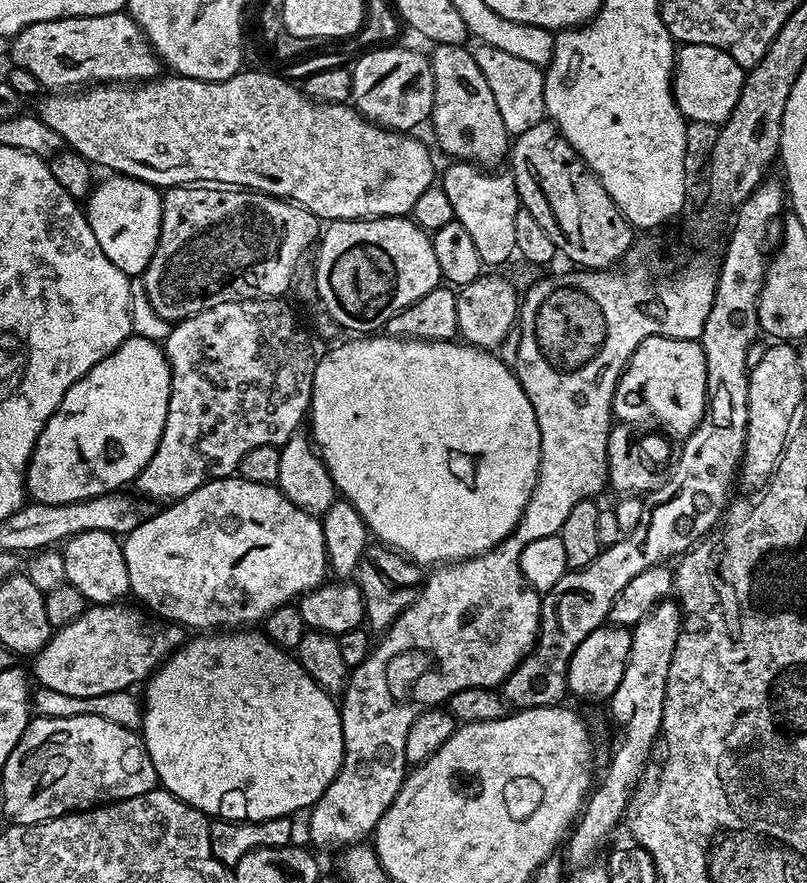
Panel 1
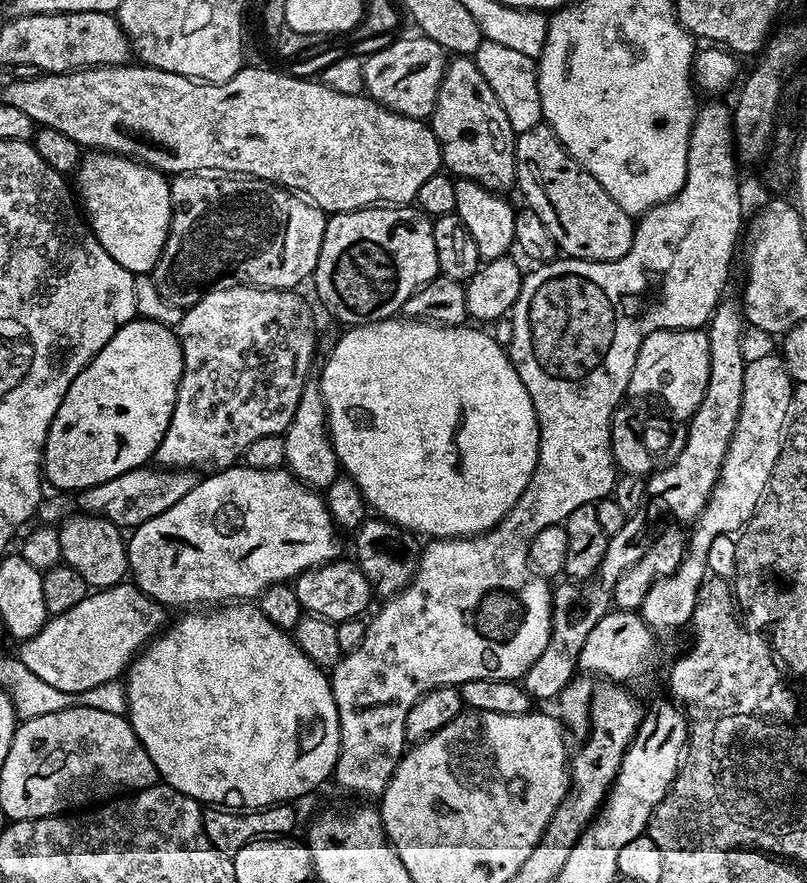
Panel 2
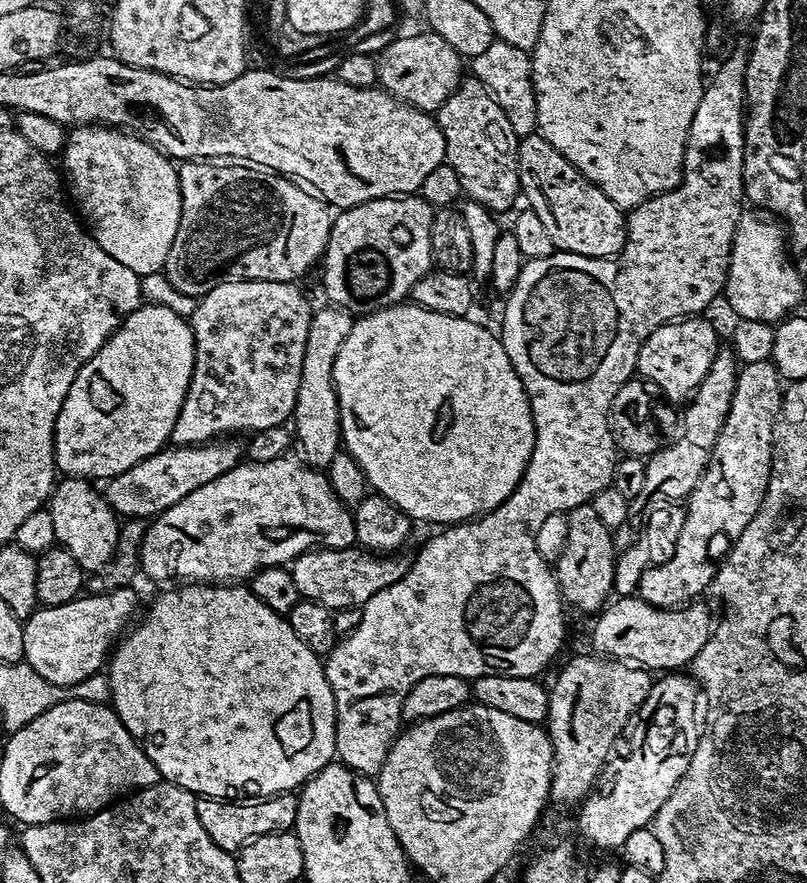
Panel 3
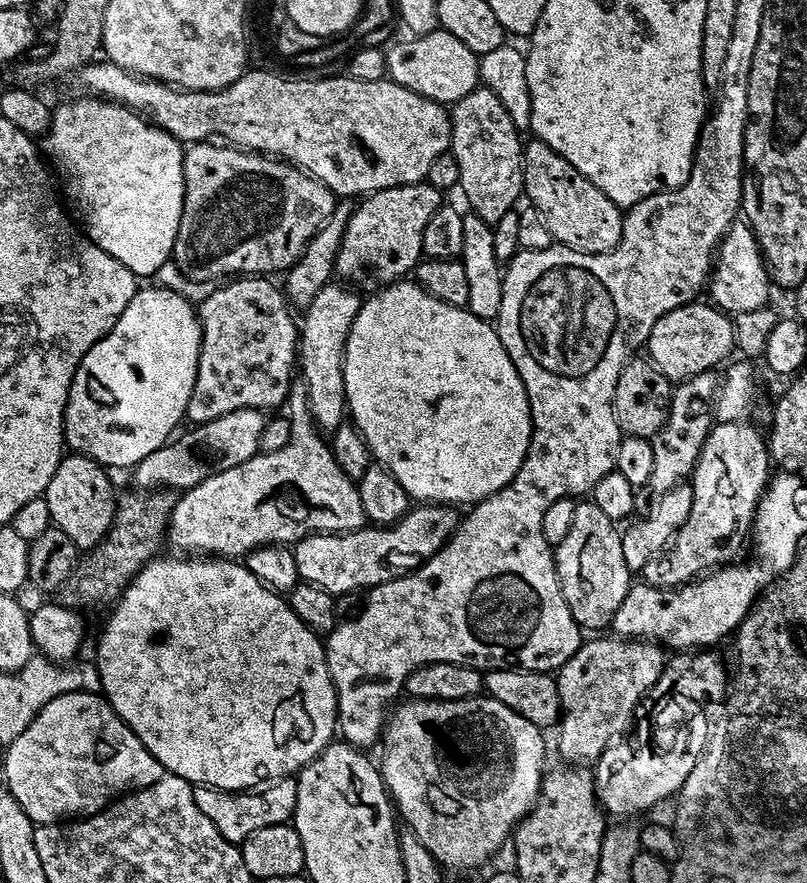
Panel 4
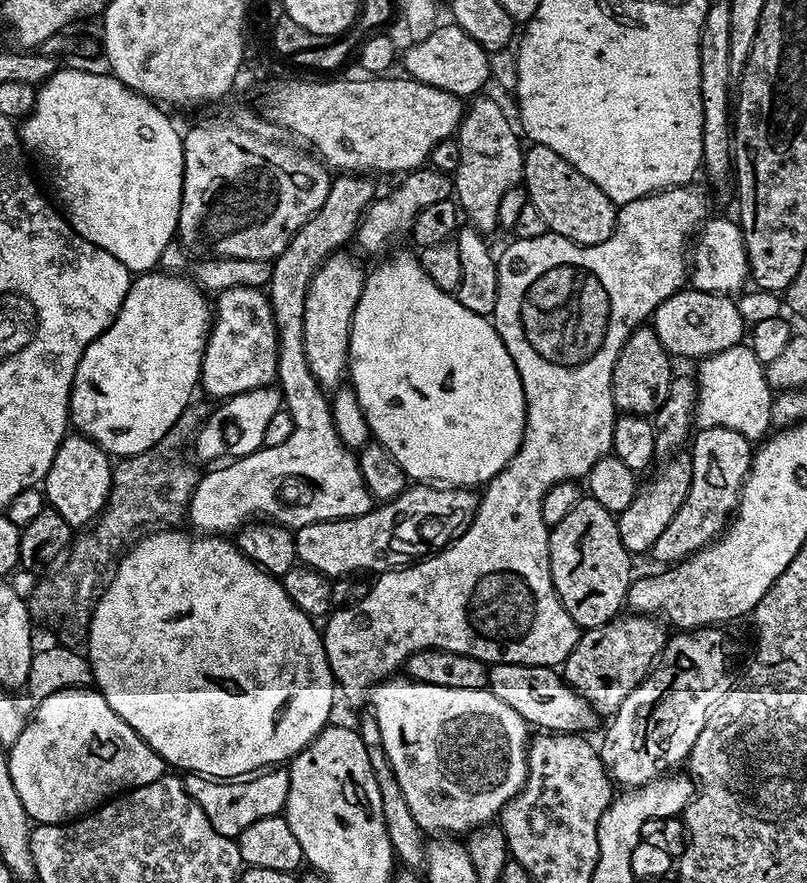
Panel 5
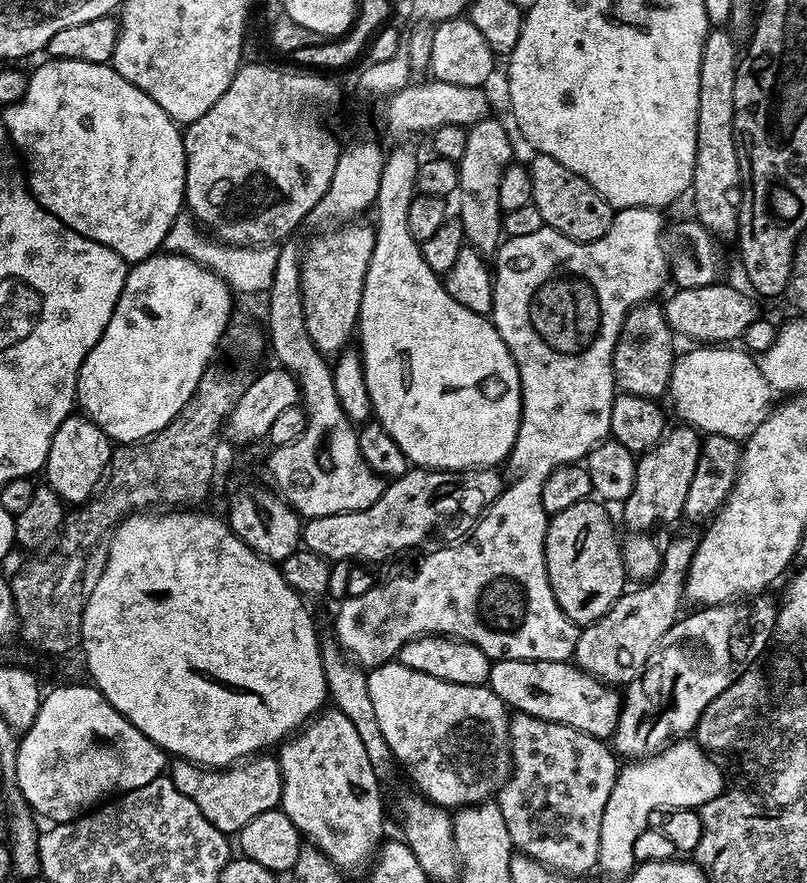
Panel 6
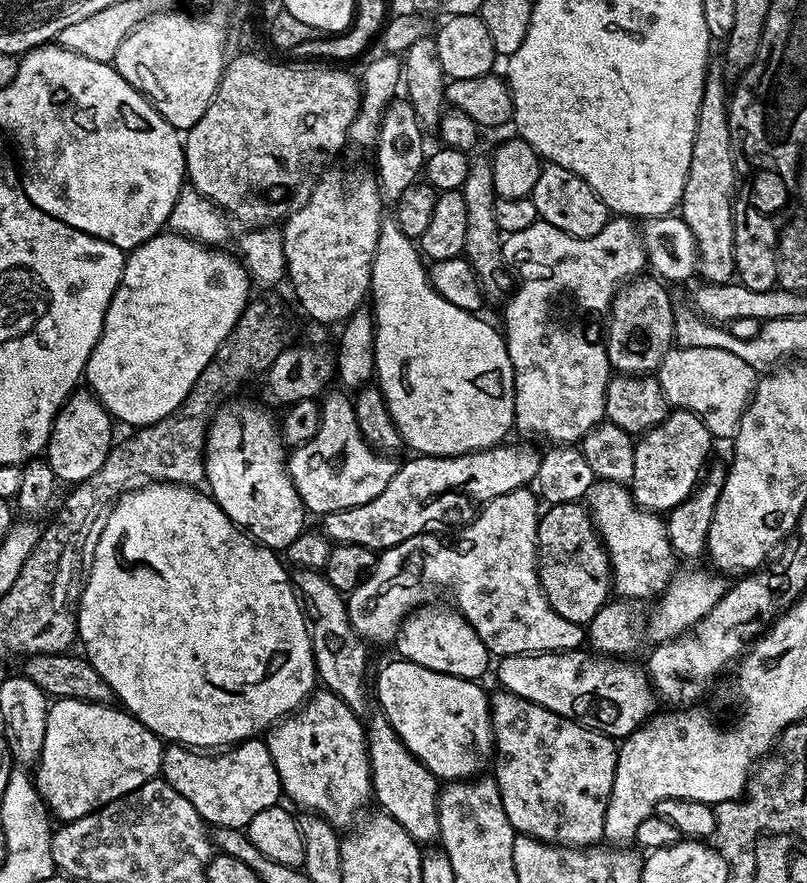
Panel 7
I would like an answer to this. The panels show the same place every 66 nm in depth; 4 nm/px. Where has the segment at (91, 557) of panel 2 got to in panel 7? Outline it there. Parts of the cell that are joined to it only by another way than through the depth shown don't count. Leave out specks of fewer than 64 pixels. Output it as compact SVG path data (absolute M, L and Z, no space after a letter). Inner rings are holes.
M91 391L73 392L54 418L46 449L46 459L53 468L57 481L64 483L65 480L68 486L75 486L90 478L90 474L98 474L114 443L112 427L114 427L112 417Z

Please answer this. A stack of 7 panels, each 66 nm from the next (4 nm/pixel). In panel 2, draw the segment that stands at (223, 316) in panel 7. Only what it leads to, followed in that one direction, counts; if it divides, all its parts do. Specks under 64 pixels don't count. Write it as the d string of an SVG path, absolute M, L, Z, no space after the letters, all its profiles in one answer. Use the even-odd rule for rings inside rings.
M137 318L129 324L123 324L110 338L110 342L106 342L103 350L77 374L72 385L66 390L66 394L58 406L58 414L54 414L52 425L48 431L48 437L44 443L43 479L51 487L53 484L56 490L59 490L61 493L75 494L84 491L85 488L98 486L102 482L110 482L110 478L118 478L135 468L145 467L153 459L156 447L160 445L164 437L164 431L168 429L168 423L176 405L176 395L180 389L180 380L183 376L184 349L180 347L179 335L169 325L161 324L159 320L147 318Z

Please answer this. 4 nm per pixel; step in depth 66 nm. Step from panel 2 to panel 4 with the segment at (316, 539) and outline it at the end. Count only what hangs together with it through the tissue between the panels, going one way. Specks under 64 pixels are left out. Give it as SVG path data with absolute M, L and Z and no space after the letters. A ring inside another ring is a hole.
M300 378L293 379L291 386L288 388L286 415L288 421L292 424L292 429L290 430L289 441L286 442L280 450L260 452L238 466L230 466L230 470L215 472L210 478L198 482L198 486L187 489L187 491L177 499L175 506L172 507L172 514L168 517L166 540L169 545L171 543L177 544L178 547L185 548L185 550L188 551L185 553L188 554L215 554L220 558L243 558L247 556L253 548L259 548L266 544L292 546L300 537L307 536L308 533L341 533L365 527L366 521L364 519L362 498L360 497L357 481L346 478L342 466L338 466L338 462L334 458L329 441L318 431L317 424L312 420L311 410L308 408L307 386Z

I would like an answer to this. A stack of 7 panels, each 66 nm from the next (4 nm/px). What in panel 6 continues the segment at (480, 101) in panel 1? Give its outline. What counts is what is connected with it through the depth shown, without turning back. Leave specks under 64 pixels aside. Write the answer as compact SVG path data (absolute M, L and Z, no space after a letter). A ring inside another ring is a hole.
M495 118L480 120L468 128L466 150L458 161L460 170L458 219L464 231L467 247L478 253L495 253L502 243L504 222L498 202L498 186L502 186L502 174L513 160L512 140L508 137L507 130Z

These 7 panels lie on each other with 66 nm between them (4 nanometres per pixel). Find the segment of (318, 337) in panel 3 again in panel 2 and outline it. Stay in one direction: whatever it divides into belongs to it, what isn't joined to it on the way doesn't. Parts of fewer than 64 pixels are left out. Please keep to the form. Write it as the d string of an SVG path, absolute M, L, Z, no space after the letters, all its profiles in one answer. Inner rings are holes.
M310 378L304 384L302 398L294 412L294 418L283 435L285 440L286 466L297 480L314 490L326 490L340 474L339 460L328 433L328 416L324 396L317 379Z

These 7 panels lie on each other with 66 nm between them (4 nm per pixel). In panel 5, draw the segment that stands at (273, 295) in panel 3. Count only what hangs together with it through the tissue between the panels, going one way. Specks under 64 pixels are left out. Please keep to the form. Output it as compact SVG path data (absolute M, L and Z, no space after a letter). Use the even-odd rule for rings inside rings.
M238 286L219 293L214 300L212 331L204 347L199 387L223 402L230 396L269 387L276 380L277 366L278 338L267 291Z

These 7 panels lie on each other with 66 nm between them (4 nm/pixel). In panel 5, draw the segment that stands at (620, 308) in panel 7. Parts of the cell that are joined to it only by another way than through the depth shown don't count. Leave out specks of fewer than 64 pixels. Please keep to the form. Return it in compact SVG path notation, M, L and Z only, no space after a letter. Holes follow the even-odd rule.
M651 326L635 328L612 367L612 400L621 413L651 417L664 405L674 379L673 361Z

